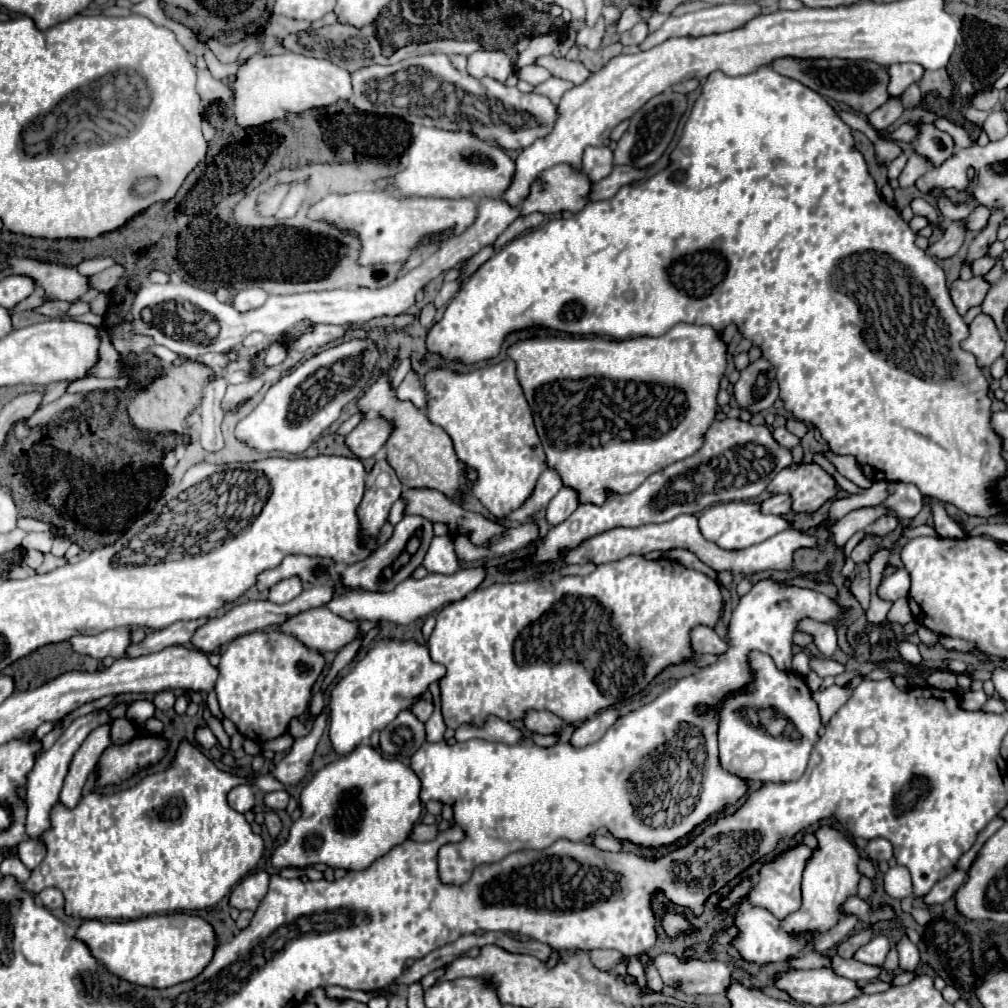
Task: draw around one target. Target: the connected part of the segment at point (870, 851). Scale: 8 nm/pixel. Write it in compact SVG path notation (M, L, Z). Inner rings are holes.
M874 838L874 840L870 840L870 842L866 844L864 852L866 852L866 856L868 856L872 862L882 862L882 860L888 862L888 860L892 858L892 846L890 846L890 842L884 840L884 838Z

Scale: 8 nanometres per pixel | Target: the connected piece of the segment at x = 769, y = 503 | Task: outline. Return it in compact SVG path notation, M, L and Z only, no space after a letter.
M778 494L778 496L770 496L766 502L762 502L762 512L770 512L770 514L792 514L792 498L790 494Z

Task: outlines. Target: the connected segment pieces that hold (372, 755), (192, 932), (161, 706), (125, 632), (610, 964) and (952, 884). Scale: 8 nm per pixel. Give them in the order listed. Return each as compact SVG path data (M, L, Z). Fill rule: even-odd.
M362 744L350 756L330 762L314 774L300 794L300 810L302 814L292 824L286 844L272 854L272 866L328 864L348 872L366 870L374 860L410 838L422 812L420 778L408 764L386 758L370 744ZM336 812L344 818L344 828L336 826Z
M154 914L128 922L84 920L74 938L84 942L110 974L146 988L168 988L192 980L214 956L212 926L204 918L188 914Z
M164 690L164 692L158 692L158 694L154 694L154 698L152 698L152 704L154 704L158 710L168 710L168 708L172 708L172 706L174 706L174 700L176 700L174 692L170 692L170 690Z
M116 628L94 636L74 636L70 642L72 648L80 648L80 650L118 650L118 656L122 658L122 652L130 644L130 634L132 628Z
M590 950L588 956L590 956L594 968L598 968L598 970L602 970L602 972L614 970L614 966L616 966L618 962L628 964L628 956L620 954L618 950Z
M956 870L952 872L950 876L946 876L946 880L940 880L924 898L926 904L942 904L946 900L950 900L954 896L954 892L962 886L966 878L966 872L964 870Z

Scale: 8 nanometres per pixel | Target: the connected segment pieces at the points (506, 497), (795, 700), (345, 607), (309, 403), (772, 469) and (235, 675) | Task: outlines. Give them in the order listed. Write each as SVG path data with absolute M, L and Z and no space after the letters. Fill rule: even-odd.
M504 360L492 366L476 368L472 372L454 372L446 368L432 368L424 376L424 388L428 394L426 402L426 416L432 424L438 424L448 432L448 436L454 442L456 458L476 470L478 478L474 484L472 494L488 508L492 516L508 516L510 512L518 510L532 494L538 476L546 468L546 456L540 444L540 438L534 428L532 412L528 408L528 402L524 398L524 392L516 378L516 364L514 360Z
M764 652L748 654L748 670L752 682L746 684L738 692L730 692L724 696L718 708L718 752L720 766L742 778L742 780L760 780L760 782L790 782L798 780L808 764L814 740L820 732L820 712L818 704L812 698L812 692L798 672L778 670L774 660ZM742 708L772 708L782 714L792 728L784 728L780 736L772 736L770 732L752 726L746 720Z
M464 568L450 576L442 574L428 574L420 580L406 578L390 592L370 592L370 590L350 590L346 586L340 586L336 582L336 592L332 600L326 604L328 610L332 610L336 616L352 622L362 620L374 620L374 622L396 622L396 624L410 624L418 618L428 616L434 610L440 610L442 606L462 600L468 592L476 590L476 586L484 580L484 568Z
M354 338L350 342L342 342L336 348L328 348L300 364L294 366L290 374L284 374L264 396L264 400L254 408L250 416L246 416L236 426L236 438L258 452L286 452L286 454L302 454L320 434L340 416L340 410L354 402L370 384L370 376L378 372L378 350L368 340ZM354 360L358 368L350 382L310 382L310 378L320 368L332 368L338 362Z
M738 418L712 422L704 434L702 448L694 456L648 476L636 490L628 494L608 492L604 504L600 506L588 502L580 504L568 520L556 524L544 536L544 540L534 550L534 560L558 560L562 558L562 550L574 548L586 538L618 526L662 524L680 514L702 512L716 502L752 500L762 494L770 480L792 462L792 452L774 440L768 426L752 426L750 422L742 422Z
M254 632L250 636L240 636L226 646L218 666L218 680L214 690L222 714L224 718L236 724L238 732L244 738L252 742L266 742L278 738L288 730L288 722L292 718L306 714L312 696L312 686L322 674L324 666L326 662L320 652L310 652L308 648L302 648L302 644L298 644L298 640L294 640L292 636L278 636L278 632Z

